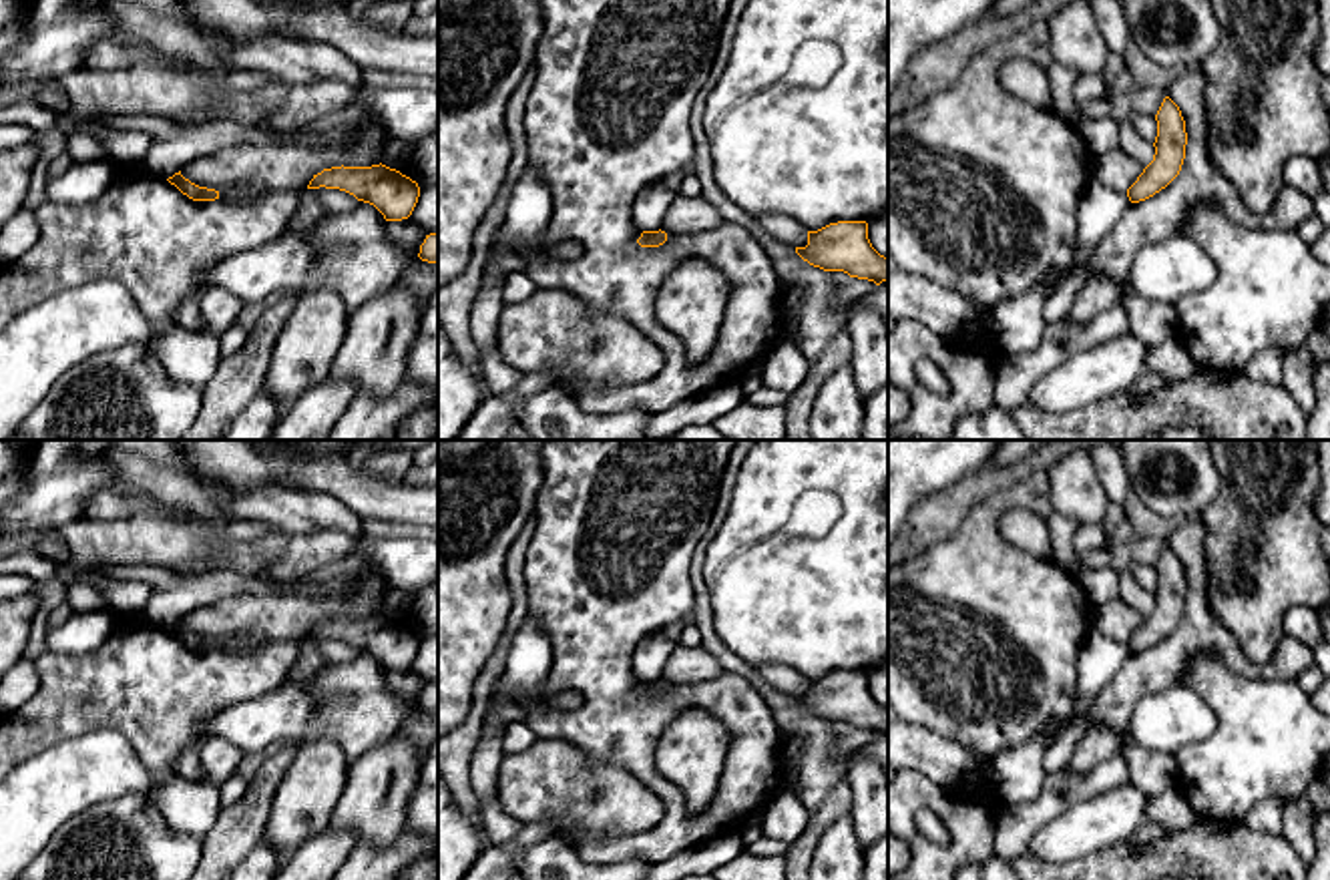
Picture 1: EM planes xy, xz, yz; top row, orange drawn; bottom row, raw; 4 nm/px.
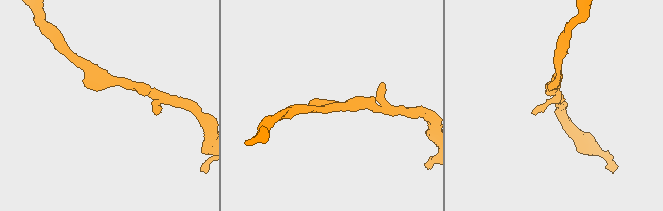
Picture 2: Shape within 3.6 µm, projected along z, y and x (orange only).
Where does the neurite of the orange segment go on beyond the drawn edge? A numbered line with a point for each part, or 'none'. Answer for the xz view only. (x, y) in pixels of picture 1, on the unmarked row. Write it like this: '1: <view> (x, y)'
none

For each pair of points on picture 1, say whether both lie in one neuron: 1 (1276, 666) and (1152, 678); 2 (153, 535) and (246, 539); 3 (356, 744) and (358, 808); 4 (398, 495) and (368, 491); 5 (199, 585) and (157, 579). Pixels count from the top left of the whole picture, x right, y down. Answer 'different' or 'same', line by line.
1: same
2: same
3: different
4: same
5: same

